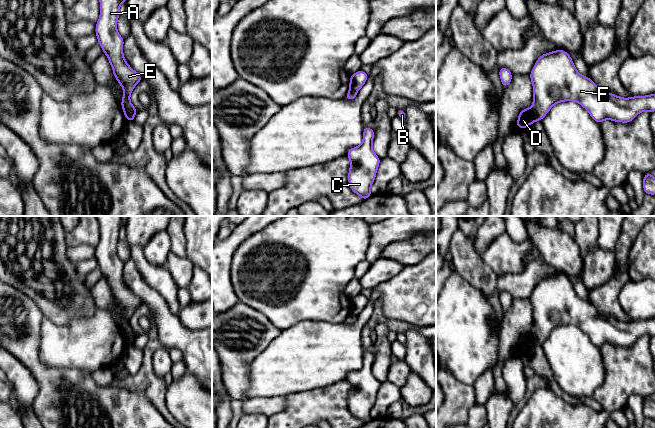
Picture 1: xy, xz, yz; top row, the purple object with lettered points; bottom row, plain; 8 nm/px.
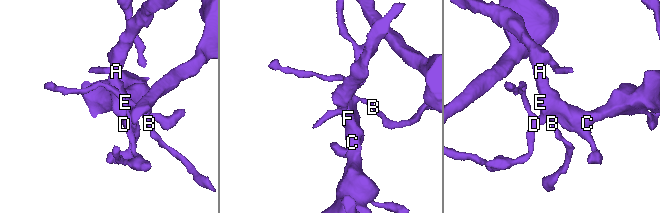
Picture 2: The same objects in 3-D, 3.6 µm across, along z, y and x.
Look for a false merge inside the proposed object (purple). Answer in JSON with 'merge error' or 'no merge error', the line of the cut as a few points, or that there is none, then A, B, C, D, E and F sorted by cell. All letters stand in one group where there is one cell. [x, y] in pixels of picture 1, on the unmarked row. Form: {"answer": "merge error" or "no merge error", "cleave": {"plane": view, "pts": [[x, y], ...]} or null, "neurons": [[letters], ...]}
{"answer": "merge error", "cleave": {"plane": "yz", "pts": [[531, 332], [536, 344]]}, "neurons": [["A", "B", "C", "E", "F"], ["D"]]}

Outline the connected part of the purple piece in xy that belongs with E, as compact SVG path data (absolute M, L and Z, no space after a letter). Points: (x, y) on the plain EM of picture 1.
M96 216L96 218L100 225L100 241L96 247L95 258L98 261L98 268L112 290L114 301L123 312L120 328L127 342L134 333L130 319L134 311L143 304L143 301L126 286L123 278L125 263L117 255L119 232L122 227L126 227L129 216Z

